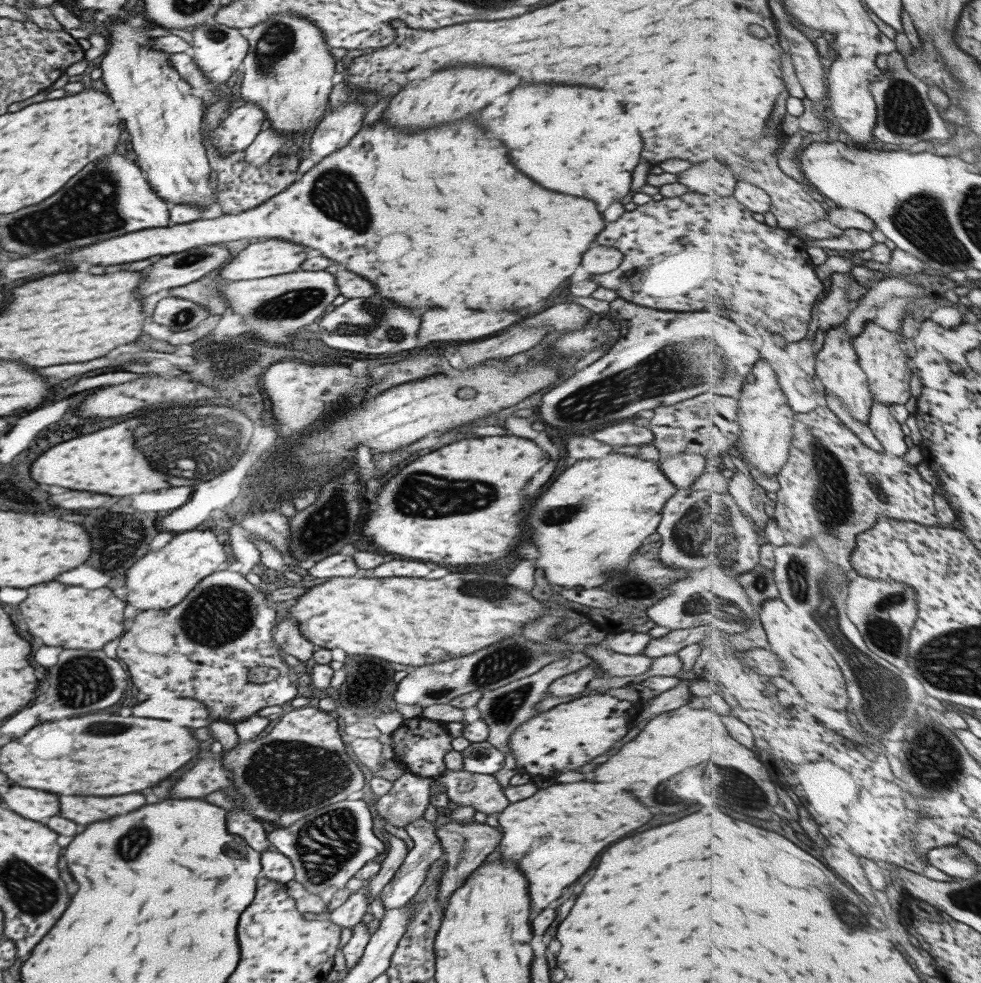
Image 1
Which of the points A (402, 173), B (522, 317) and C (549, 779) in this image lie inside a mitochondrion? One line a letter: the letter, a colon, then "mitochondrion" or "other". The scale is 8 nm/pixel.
A: other
B: other
C: other

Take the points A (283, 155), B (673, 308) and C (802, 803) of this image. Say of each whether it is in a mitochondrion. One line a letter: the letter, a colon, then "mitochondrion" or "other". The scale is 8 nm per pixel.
A: other
B: other
C: other

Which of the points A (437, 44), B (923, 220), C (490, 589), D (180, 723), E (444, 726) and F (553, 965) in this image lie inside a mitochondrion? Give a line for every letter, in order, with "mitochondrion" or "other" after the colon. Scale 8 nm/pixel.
A: other
B: mitochondrion
C: mitochondrion
D: other
E: other
F: other

